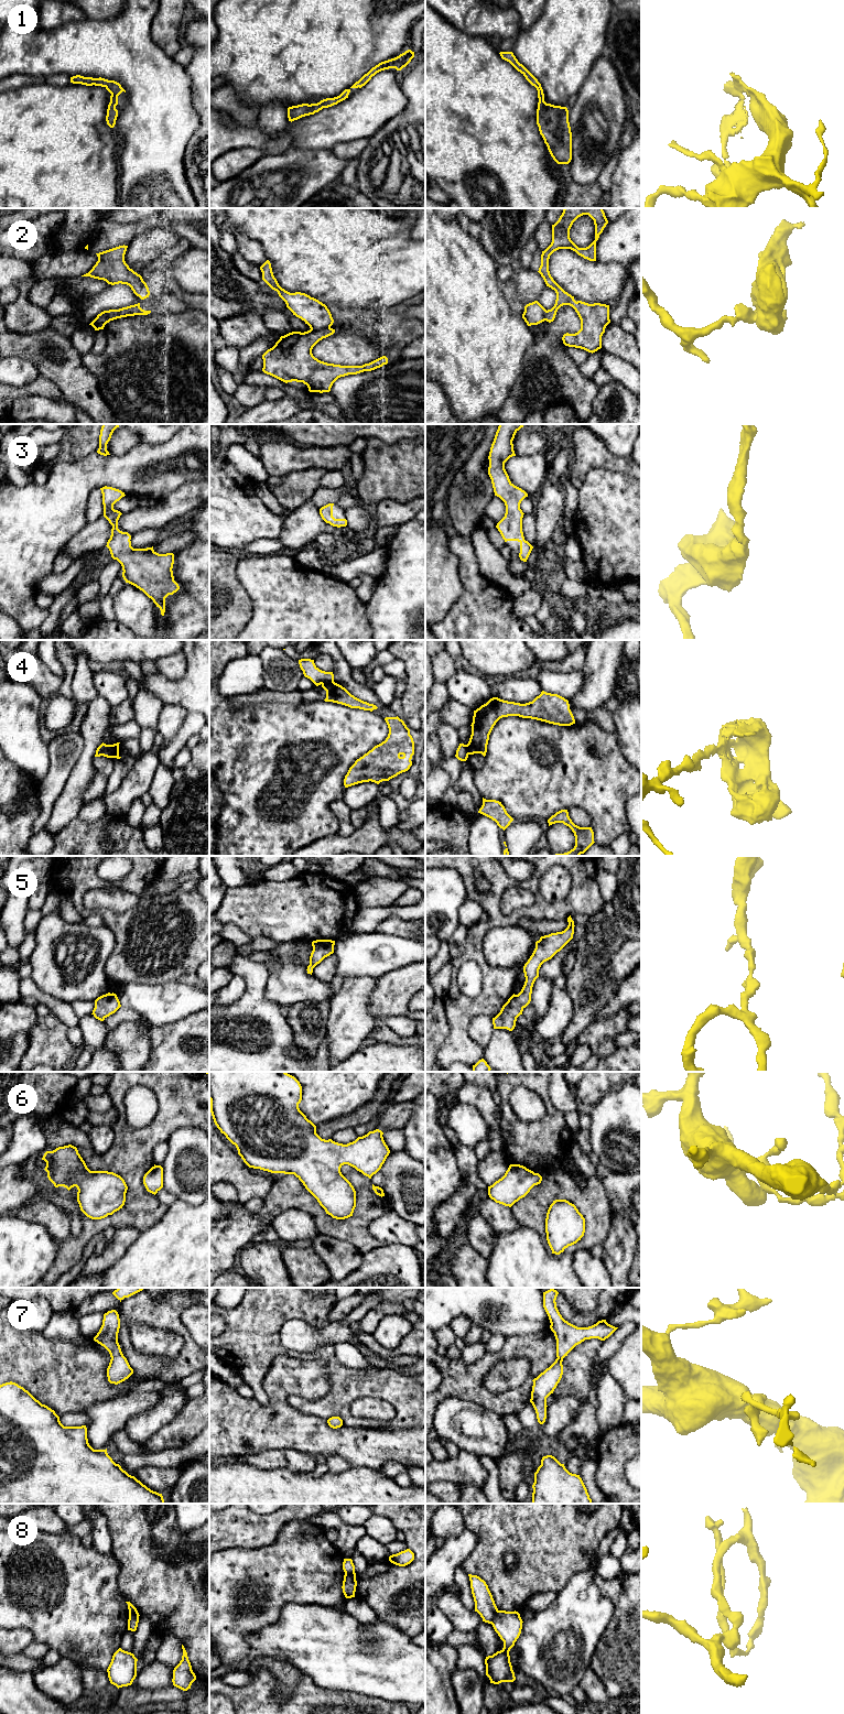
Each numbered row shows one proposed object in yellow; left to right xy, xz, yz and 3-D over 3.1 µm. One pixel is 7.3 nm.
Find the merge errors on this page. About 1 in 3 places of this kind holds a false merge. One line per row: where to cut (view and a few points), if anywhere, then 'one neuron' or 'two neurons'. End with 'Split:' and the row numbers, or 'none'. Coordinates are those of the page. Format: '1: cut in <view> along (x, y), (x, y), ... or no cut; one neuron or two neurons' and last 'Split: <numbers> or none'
1: no cut; one neuron
2: cut in xz along (329, 326), (311, 329); two neurons
3: no cut; one neuron
4: cut in xz along (333, 681), (322, 684); two neurons
5: no cut; one neuron
6: no cut; one neuron
7: no cut; one neuron
8: cut in yz along (497, 1609), (490, 1623); two neurons
Split: 2, 4, 8

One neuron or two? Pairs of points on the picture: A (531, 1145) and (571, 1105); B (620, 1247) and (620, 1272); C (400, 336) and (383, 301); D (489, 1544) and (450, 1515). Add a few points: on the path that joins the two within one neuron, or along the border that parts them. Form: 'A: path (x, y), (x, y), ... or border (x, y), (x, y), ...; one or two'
A: border (549, 1091), (551, 1102), (563, 1114); two
B: path (620, 1254), (620, 1266); one
C: border (410, 297), (383, 311), (360, 308); two
D: border (461, 1515), (465, 1527); two

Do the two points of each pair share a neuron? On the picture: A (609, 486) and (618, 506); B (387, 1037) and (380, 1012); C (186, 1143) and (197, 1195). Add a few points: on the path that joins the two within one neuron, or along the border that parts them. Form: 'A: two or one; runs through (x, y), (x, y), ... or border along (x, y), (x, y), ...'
A: one; runs through (609, 490), (609, 497), (614, 501)
B: two; border along (383, 1024), (376, 1027)
C: one; runs through (175, 1160), (173, 1172), (181, 1192)

